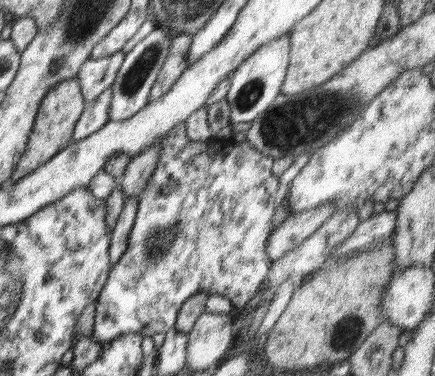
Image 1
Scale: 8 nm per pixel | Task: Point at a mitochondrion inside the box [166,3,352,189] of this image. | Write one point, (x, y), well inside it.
(250, 94)

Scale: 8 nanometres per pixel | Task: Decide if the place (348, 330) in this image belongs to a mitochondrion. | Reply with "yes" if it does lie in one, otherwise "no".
yes

